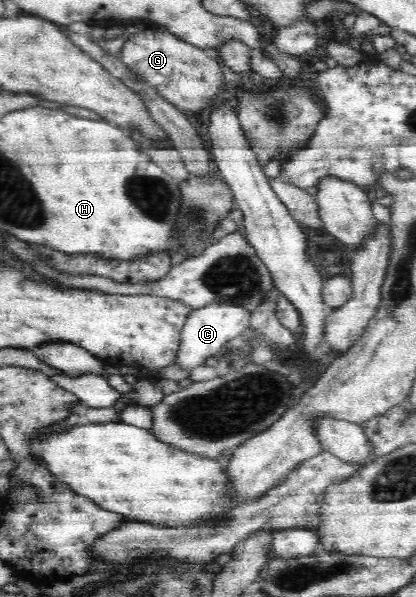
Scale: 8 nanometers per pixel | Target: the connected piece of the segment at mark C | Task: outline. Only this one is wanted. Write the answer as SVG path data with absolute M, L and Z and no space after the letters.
M210 303L202 309L196 309L188 314L180 334L180 353L176 360L176 367L192 370L194 367L205 365L207 359L220 356L228 352L228 342L238 335L242 335L248 329L251 321L251 313L240 305L229 303Z

